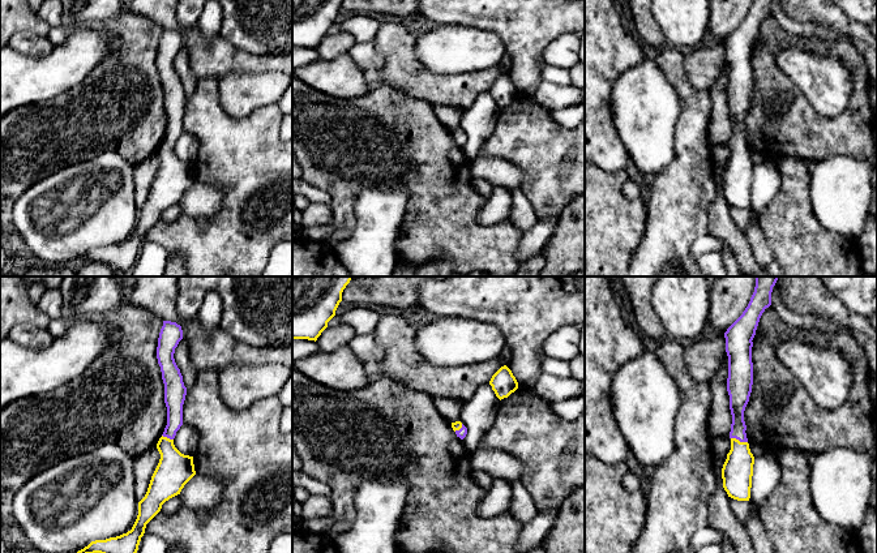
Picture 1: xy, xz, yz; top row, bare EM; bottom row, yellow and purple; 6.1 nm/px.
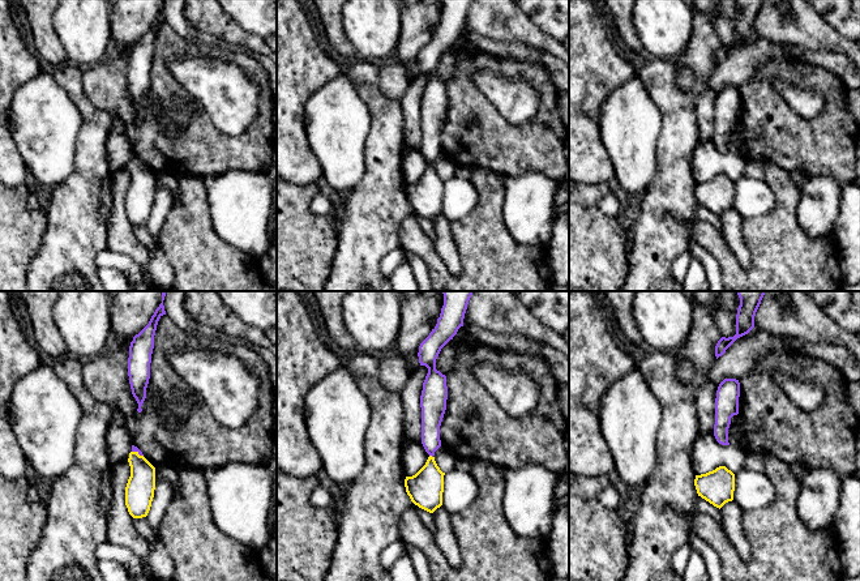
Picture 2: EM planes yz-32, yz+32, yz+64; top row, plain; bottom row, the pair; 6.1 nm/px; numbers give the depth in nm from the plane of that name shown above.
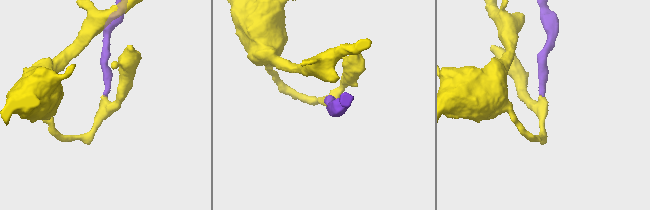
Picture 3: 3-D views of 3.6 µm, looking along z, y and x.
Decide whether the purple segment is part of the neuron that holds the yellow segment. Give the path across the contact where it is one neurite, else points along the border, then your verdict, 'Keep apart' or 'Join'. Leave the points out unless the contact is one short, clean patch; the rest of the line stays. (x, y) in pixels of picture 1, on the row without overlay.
Path across: yz (738, 178), (739, 149), (738, 108). Join

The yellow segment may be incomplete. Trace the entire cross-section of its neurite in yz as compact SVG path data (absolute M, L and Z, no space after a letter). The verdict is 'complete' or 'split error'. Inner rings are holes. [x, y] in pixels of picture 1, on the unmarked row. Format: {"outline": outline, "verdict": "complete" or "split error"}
{"outline": "M753 0L743 22L724 40L728 64L727 99L732 132L731 158L722 176L722 187L728 205L737 209L750 206L754 164L745 141L744 119L753 93L752 48L762 21L770 13L771 0Z", "verdict": "split error"}

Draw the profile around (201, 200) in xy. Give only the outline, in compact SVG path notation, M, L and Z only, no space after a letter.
M196 181L181 197L180 213L193 219L211 217L222 207L223 198L223 188Z

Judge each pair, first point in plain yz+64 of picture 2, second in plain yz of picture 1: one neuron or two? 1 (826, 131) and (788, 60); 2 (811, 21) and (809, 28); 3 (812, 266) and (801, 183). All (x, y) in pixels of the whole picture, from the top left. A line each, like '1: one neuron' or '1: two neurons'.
1: two neurons
2: two neurons
3: one neuron

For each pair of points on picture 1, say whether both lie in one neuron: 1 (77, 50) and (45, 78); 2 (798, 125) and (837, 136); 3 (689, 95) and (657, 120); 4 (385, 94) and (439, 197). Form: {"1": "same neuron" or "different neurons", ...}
{"1": "same neuron", "2": "same neuron", "3": "different neurons", "4": "same neuron"}

